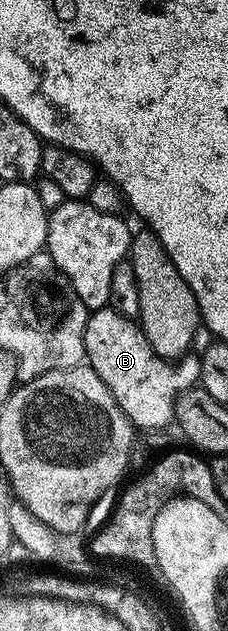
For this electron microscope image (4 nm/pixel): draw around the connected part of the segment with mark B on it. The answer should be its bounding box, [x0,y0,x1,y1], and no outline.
[84,308,201,430]

